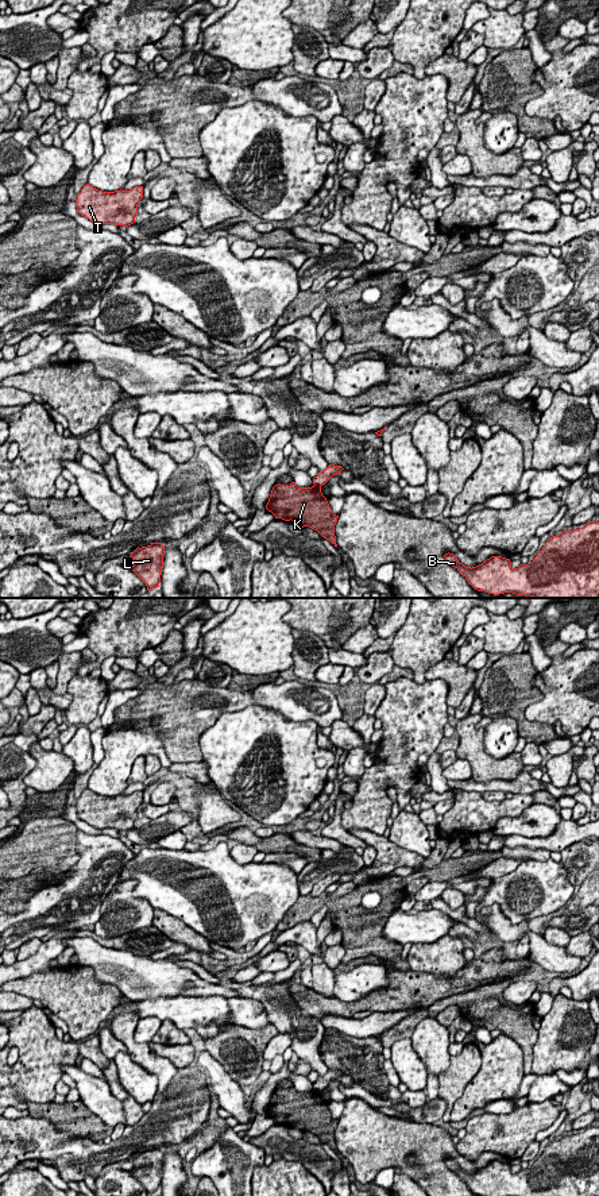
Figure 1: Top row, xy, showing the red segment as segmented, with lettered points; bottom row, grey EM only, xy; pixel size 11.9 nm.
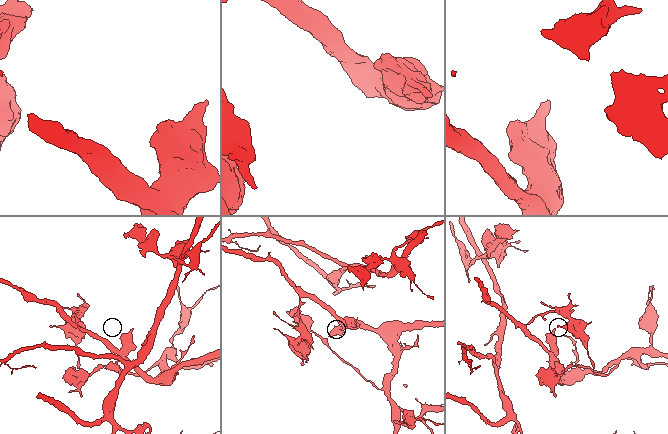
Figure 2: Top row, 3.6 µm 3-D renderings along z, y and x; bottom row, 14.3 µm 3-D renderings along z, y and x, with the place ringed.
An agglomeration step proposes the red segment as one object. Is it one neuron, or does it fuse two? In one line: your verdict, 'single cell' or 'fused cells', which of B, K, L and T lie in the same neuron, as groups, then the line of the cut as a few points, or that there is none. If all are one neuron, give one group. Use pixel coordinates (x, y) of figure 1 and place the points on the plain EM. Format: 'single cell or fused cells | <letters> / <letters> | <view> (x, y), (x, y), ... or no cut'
fused cells | B L T / K | xy (315, 1090), (320, 1092)

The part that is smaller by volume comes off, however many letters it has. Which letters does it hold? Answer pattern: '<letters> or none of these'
K

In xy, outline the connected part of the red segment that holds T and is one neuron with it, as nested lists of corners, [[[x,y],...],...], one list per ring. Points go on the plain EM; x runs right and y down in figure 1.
[[[86,788],[77,799],[76,809],[78,818],[93,827],[128,832],[135,827],[142,803],[143,791],[103,796]]]

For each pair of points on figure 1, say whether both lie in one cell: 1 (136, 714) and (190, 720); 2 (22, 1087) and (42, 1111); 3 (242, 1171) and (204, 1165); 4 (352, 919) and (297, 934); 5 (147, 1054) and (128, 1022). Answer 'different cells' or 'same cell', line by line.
1: same cell
2: different cells
3: same cell
4: different cells
5: same cell

